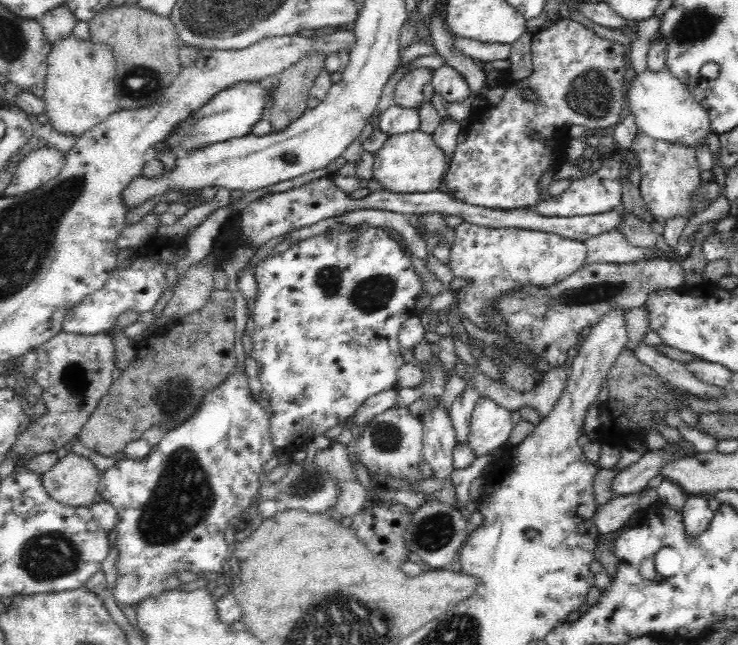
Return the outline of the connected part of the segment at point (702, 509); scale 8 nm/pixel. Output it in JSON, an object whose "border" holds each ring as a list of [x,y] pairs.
{"border":[[[687,496],[686,504],[680,513],[685,536],[696,540],[702,532],[709,528],[713,511],[708,507],[706,499],[698,496]]]}

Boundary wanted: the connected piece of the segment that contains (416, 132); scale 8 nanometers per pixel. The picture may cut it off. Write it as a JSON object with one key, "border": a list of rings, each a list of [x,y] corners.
{"border":[[[420,128],[389,136],[374,156],[374,179],[381,182],[386,191],[410,194],[438,191],[445,176],[446,153],[436,145],[432,133]]]}

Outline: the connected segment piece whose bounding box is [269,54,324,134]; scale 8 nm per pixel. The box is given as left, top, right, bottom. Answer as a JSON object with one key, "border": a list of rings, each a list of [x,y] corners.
{"border":[[[310,54],[310,56],[302,58],[300,62],[296,62],[294,66],[290,66],[290,68],[281,72],[279,87],[273,92],[273,105],[270,108],[271,132],[276,134],[284,132],[294,120],[298,120],[298,117],[304,114],[307,109],[307,98],[313,85],[314,77],[318,72],[324,70],[323,58],[324,56],[321,54]]]}

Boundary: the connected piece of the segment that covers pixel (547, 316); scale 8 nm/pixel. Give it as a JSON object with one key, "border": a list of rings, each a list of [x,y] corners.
{"border":[[[650,258],[628,264],[596,263],[582,266],[566,280],[548,288],[526,286],[510,296],[502,296],[496,307],[508,321],[506,336],[523,344],[538,357],[546,358],[556,368],[565,365],[568,351],[576,344],[580,330],[593,327],[604,314],[640,308],[652,289],[676,289],[686,284],[684,268],[671,259]]]}

